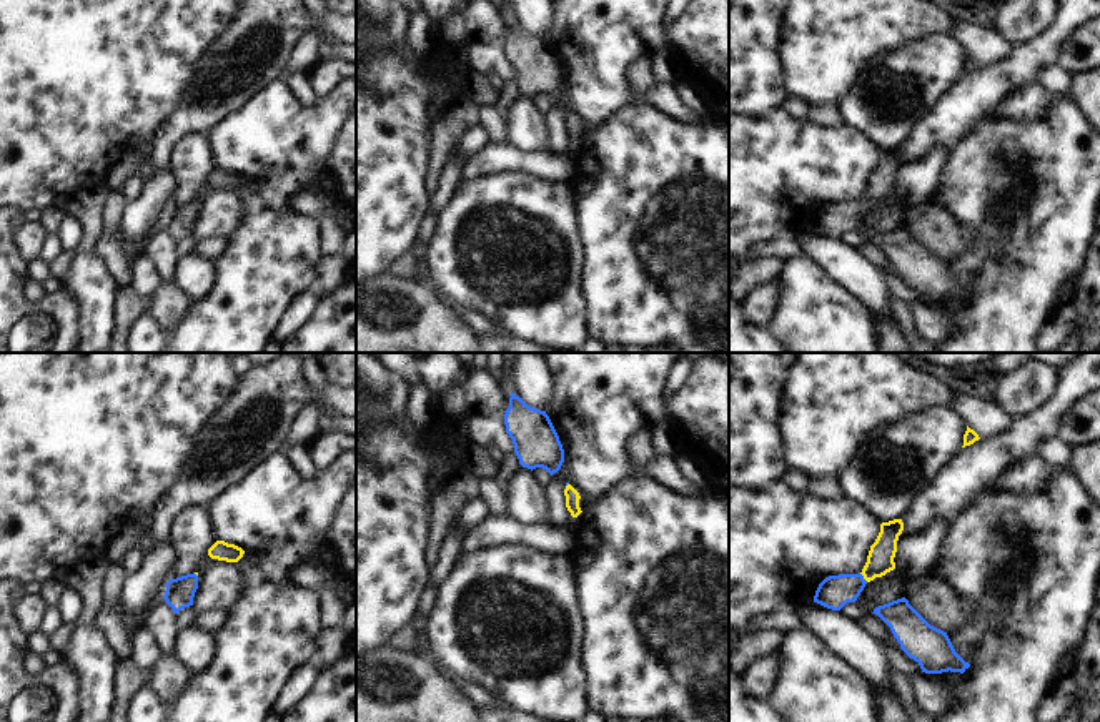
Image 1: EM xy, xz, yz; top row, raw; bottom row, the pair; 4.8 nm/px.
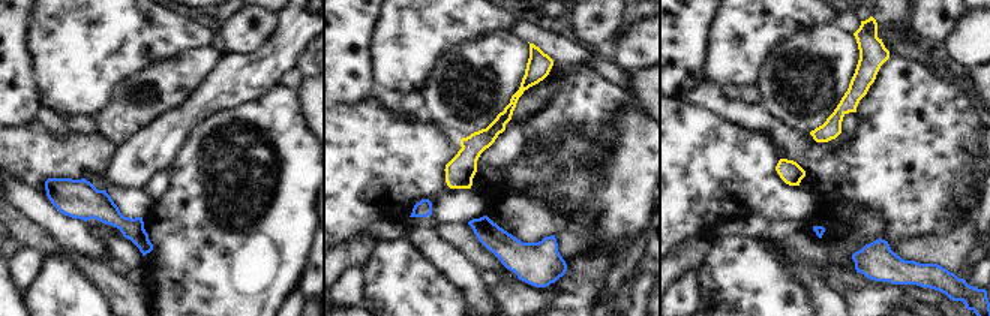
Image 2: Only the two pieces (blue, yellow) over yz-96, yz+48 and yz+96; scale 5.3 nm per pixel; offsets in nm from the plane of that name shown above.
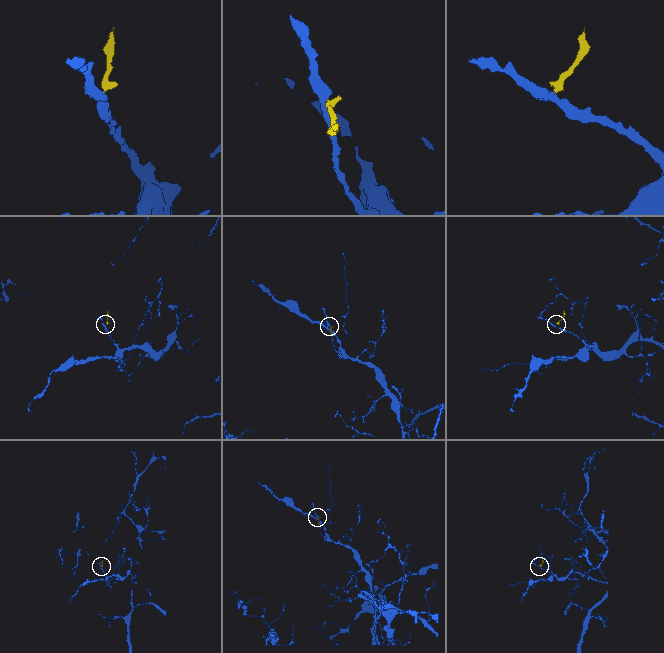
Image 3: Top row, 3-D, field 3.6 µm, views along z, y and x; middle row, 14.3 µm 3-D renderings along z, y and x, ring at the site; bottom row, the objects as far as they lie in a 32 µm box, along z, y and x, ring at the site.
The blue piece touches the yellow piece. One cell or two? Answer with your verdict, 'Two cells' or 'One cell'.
One cell.

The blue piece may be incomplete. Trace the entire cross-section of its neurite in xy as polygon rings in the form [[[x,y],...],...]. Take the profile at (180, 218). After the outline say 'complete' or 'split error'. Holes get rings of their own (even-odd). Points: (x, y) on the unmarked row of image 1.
[[[186,201],[166,210],[166,218],[163,226],[178,241],[181,236],[193,233],[193,225],[198,216],[198,203]]]; complete

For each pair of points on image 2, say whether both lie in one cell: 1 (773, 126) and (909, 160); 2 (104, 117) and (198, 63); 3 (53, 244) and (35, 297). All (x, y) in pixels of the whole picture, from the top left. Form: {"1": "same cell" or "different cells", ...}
{"1": "same cell", "2": "same cell", "3": "different cells"}

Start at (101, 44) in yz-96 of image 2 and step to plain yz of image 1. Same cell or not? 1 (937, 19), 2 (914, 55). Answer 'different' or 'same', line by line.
1: same
2: different

